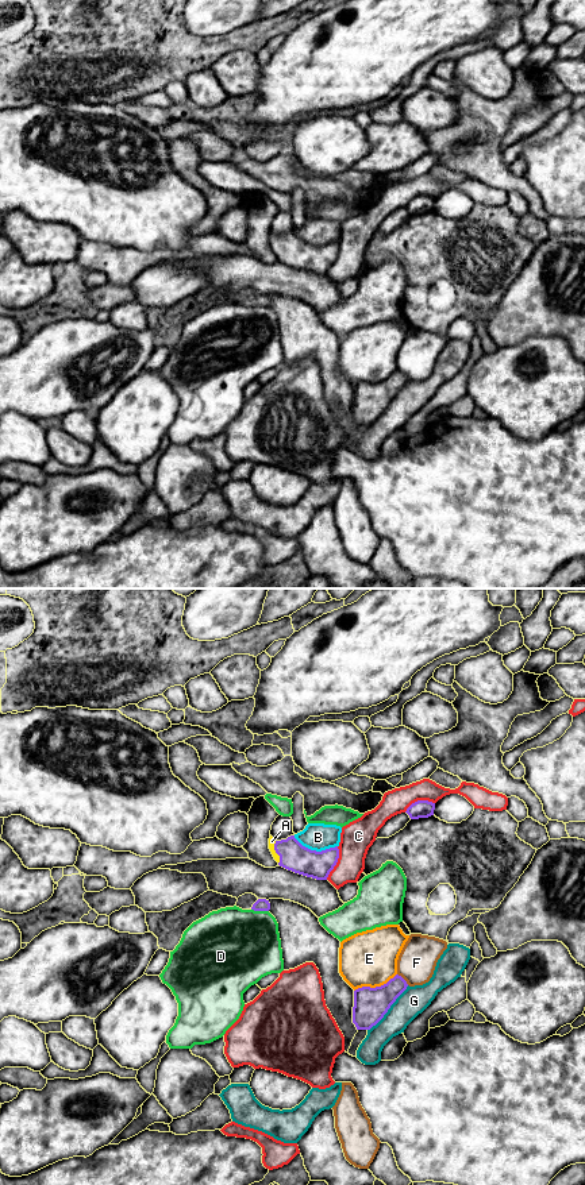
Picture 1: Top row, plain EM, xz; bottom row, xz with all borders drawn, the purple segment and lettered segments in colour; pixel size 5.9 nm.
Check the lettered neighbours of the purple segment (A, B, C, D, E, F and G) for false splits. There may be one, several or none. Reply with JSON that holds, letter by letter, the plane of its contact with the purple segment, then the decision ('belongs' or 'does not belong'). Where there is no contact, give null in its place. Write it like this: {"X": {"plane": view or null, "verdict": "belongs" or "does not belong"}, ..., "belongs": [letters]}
{"A": {"plane": "xz", "verdict": "belongs"}, "B": {"plane": "xz", "verdict": "does not belong"}, "C": {"plane": "xz", "verdict": "does not belong"}, "D": {"plane": "xz", "verdict": "does not belong"}, "E": {"plane": "xz", "verdict": "does not belong"}, "F": {"plane": "xz", "verdict": "does not belong"}, "G": {"plane": "xz", "verdict": "does not belong"}, "belongs": ["A"]}

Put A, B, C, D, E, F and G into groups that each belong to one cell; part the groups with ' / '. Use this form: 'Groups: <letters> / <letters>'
Groups: A / B / C / D / E / F / G

